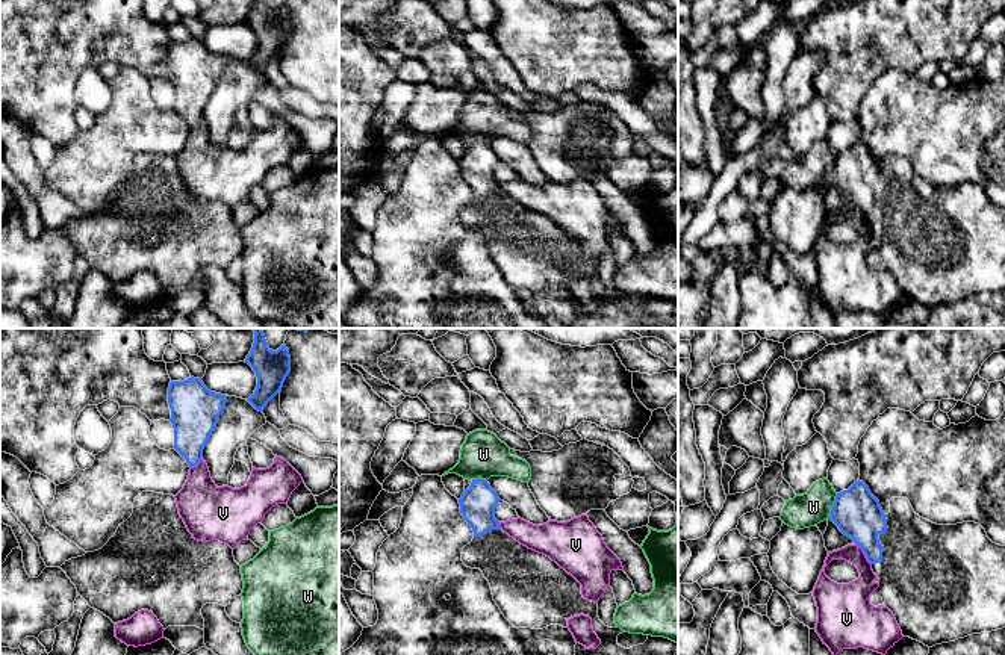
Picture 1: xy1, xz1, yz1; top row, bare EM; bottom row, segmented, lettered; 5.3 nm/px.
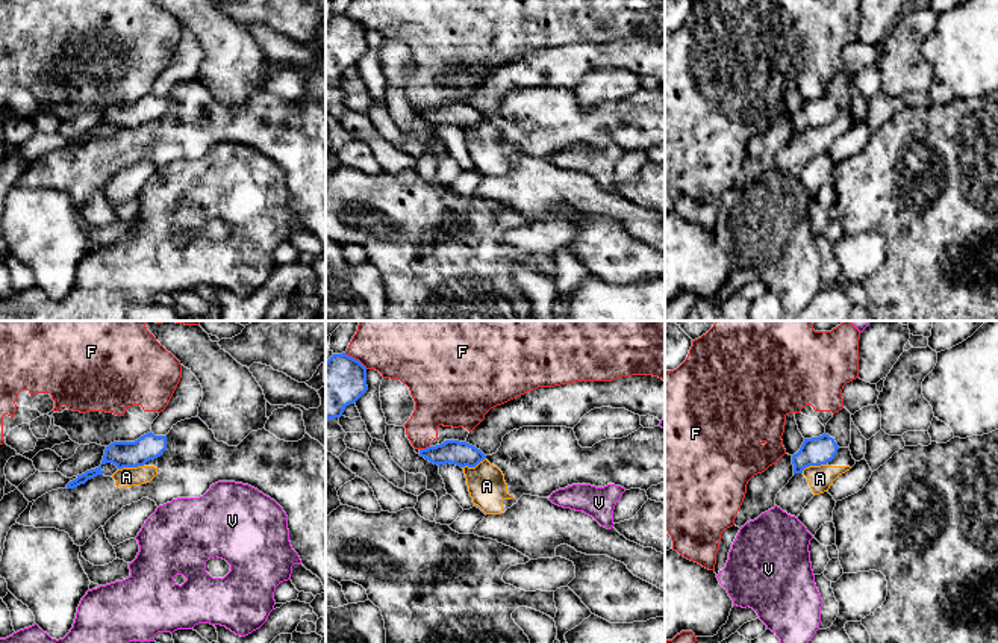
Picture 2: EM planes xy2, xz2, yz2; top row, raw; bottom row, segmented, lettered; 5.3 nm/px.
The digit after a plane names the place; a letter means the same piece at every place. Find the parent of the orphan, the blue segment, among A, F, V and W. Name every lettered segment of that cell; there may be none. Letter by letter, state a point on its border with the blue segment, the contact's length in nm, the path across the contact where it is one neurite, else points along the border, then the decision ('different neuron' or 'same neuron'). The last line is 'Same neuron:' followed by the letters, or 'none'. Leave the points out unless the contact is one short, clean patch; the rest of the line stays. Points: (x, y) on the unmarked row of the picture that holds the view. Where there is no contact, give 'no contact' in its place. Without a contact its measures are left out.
A: meets blue in yz2 at (813, 126); contact 140 nm long; border along yz2 (826, 124), (807, 127), (801, 133); different neuron
F: meets blue in xz2 at (355, 20); contact 150 nm long; different neuron
V: meets blue in yz1 at (864, 215); contact 150 nm long; different neuron
W: meets blue in yz1 at (833, 167); contact 150 nm long; border along yz1 (837, 155), (827, 179); different neuron
Same neuron: none

